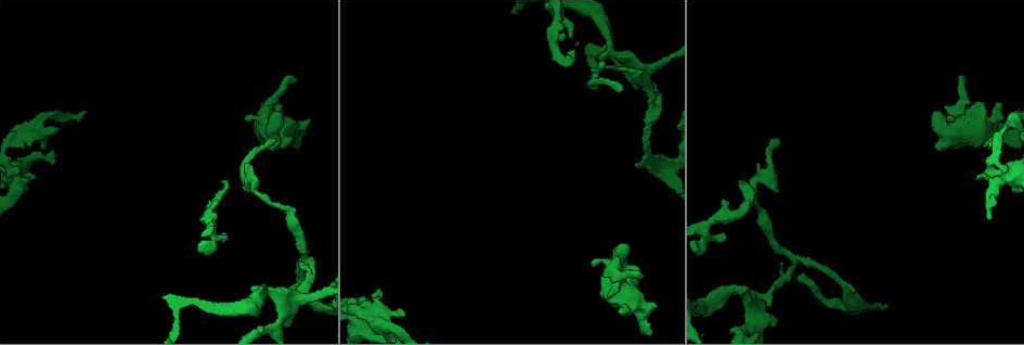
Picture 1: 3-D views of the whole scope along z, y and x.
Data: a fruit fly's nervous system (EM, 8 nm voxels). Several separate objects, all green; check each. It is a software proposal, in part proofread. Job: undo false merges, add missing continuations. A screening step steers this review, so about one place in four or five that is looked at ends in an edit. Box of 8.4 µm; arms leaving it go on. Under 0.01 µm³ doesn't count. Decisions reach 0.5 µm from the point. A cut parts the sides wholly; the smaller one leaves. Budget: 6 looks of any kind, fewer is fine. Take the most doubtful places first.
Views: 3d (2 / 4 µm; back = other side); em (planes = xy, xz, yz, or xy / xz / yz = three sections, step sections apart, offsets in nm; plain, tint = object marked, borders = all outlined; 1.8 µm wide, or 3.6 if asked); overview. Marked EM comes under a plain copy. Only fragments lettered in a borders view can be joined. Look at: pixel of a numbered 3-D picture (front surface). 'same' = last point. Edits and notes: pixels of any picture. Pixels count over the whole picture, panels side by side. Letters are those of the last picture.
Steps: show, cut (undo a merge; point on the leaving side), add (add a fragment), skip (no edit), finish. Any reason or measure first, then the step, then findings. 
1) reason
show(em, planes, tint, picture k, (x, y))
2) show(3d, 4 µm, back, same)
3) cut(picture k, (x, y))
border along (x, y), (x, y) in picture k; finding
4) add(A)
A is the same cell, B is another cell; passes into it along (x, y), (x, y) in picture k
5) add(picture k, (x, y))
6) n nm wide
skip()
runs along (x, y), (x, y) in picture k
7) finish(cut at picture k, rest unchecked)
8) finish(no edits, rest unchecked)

sharp bend
show(em, xz, step 16, tint, picture 1, (794, 265))

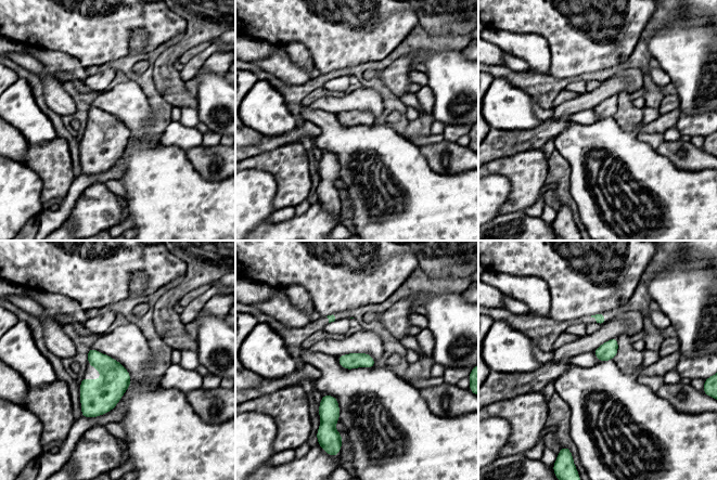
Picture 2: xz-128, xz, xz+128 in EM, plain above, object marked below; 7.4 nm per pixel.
show(em, planes, borders, same)

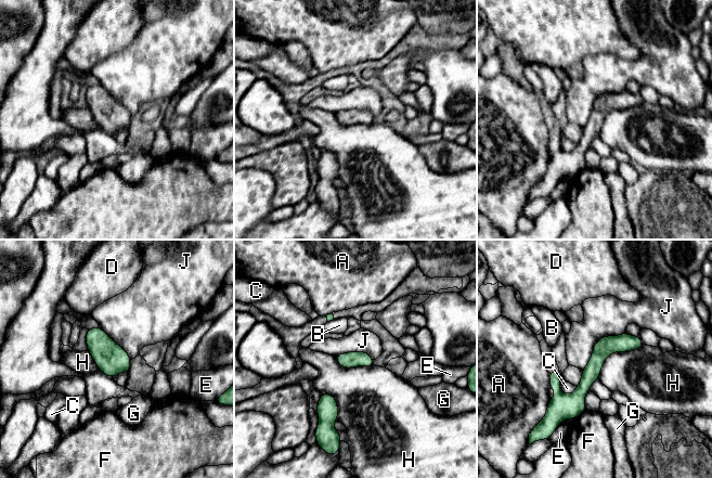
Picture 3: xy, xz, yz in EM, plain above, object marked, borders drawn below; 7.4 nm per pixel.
120 nm wide
skip()
A, B, C, D, E, F, G, H and J are other cells; runs along (636, 338), (597, 359), (565, 416) in picture 3; all the same cell

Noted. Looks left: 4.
abrupt turn
show(3d, 4 µm, picture 1, (318, 307))

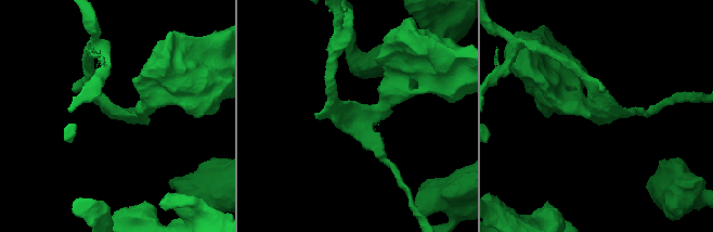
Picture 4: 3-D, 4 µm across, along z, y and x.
now the EM
show(em, 3.6 µm, planes, borders, picture 4, (600, 113))

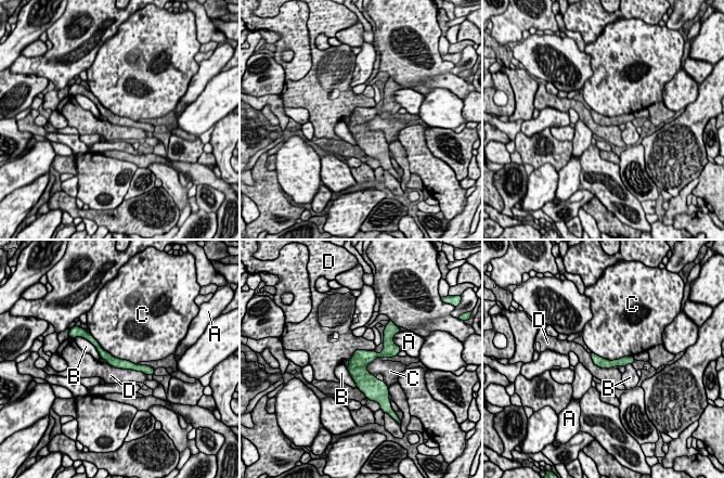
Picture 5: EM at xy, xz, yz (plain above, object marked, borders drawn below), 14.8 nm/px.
skip()
A, B, C and D are other cells; border along (91, 335), (113, 356), (139, 363) in picture 5; one cell here

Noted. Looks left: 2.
finish(no edits, rest unchecked)

